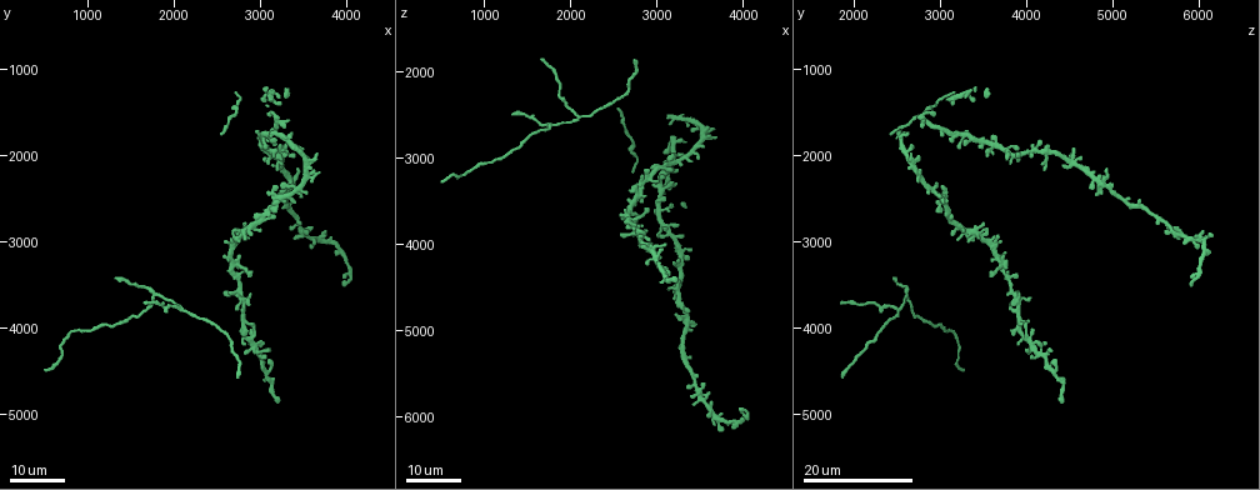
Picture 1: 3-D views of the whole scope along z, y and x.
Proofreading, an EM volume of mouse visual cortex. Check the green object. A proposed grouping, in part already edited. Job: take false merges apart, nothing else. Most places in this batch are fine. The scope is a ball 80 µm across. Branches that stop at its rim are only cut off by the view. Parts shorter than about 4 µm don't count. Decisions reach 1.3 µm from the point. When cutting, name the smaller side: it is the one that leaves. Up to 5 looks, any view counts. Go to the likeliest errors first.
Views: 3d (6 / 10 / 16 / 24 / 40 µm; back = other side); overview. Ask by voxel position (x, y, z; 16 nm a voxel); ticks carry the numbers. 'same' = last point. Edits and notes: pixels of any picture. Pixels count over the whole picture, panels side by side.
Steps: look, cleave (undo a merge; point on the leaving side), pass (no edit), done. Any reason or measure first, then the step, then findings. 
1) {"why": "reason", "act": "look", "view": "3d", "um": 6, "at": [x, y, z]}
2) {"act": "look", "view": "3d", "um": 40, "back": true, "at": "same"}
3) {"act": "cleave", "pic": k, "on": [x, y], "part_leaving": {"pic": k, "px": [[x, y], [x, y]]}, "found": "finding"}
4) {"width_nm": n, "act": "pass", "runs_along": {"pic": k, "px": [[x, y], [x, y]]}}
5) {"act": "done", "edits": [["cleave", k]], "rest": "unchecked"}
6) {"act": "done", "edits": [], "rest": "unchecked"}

{"why": "branch point", "act": "look", "view": "3d", "um": 16, "at": [2800, 2900, 3250]}

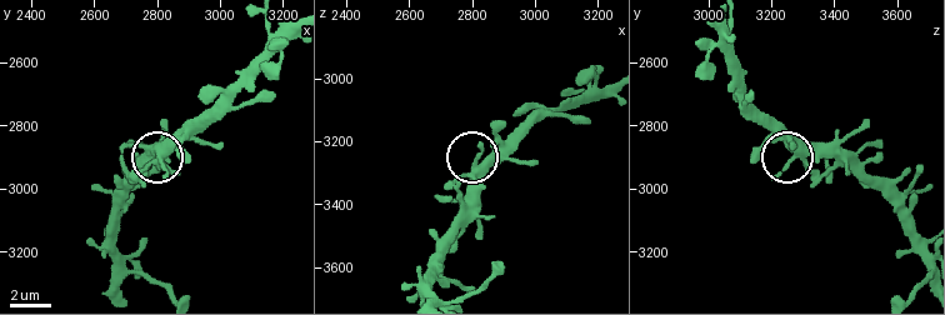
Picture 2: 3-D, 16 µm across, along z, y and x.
{"why": "closer look", "act": "look", "view": "3d", "um": 10, "at": [2810, 2910, 3260]}

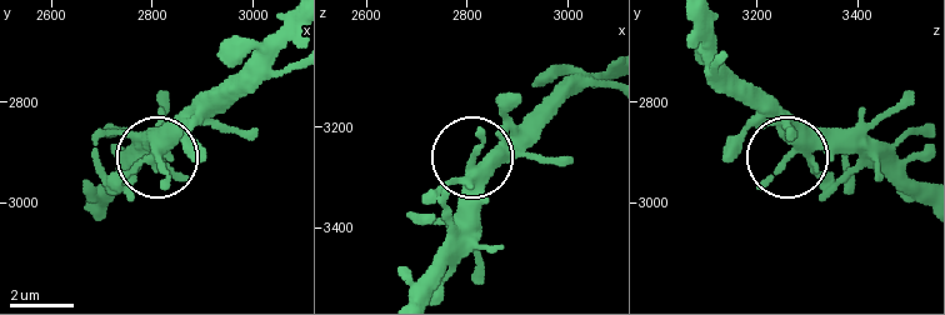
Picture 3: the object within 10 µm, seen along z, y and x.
{"width_nm": 280, "act": "pass", "found": "one neuron here"}

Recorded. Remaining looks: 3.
{"why": "three arms meet", "act": "look", "view": "3d", "um": 16, "at": [2050, 3750, 2550]}

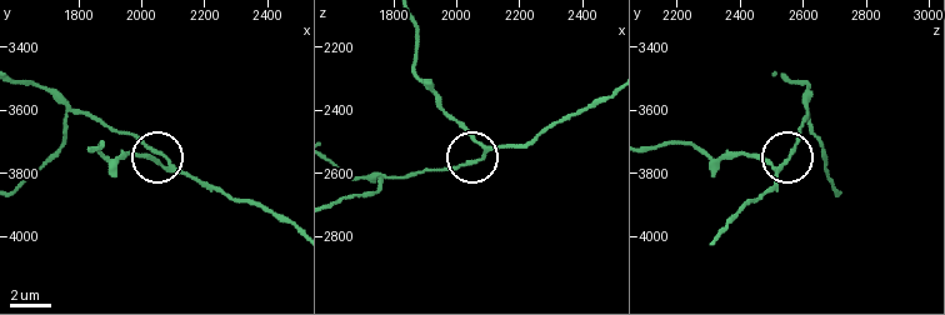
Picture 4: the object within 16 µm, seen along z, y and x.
{"act": "look", "view": "3d", "um": 6, "at": [2060, 3740, 2560]}

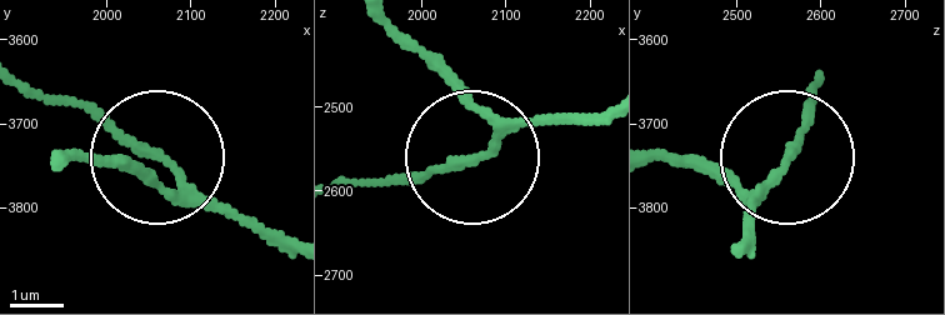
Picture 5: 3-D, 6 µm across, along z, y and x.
{"act": "pass", "found": "one neuron here"}

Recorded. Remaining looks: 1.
{"act": "done", "edits": [], "rest": "unchecked"}

